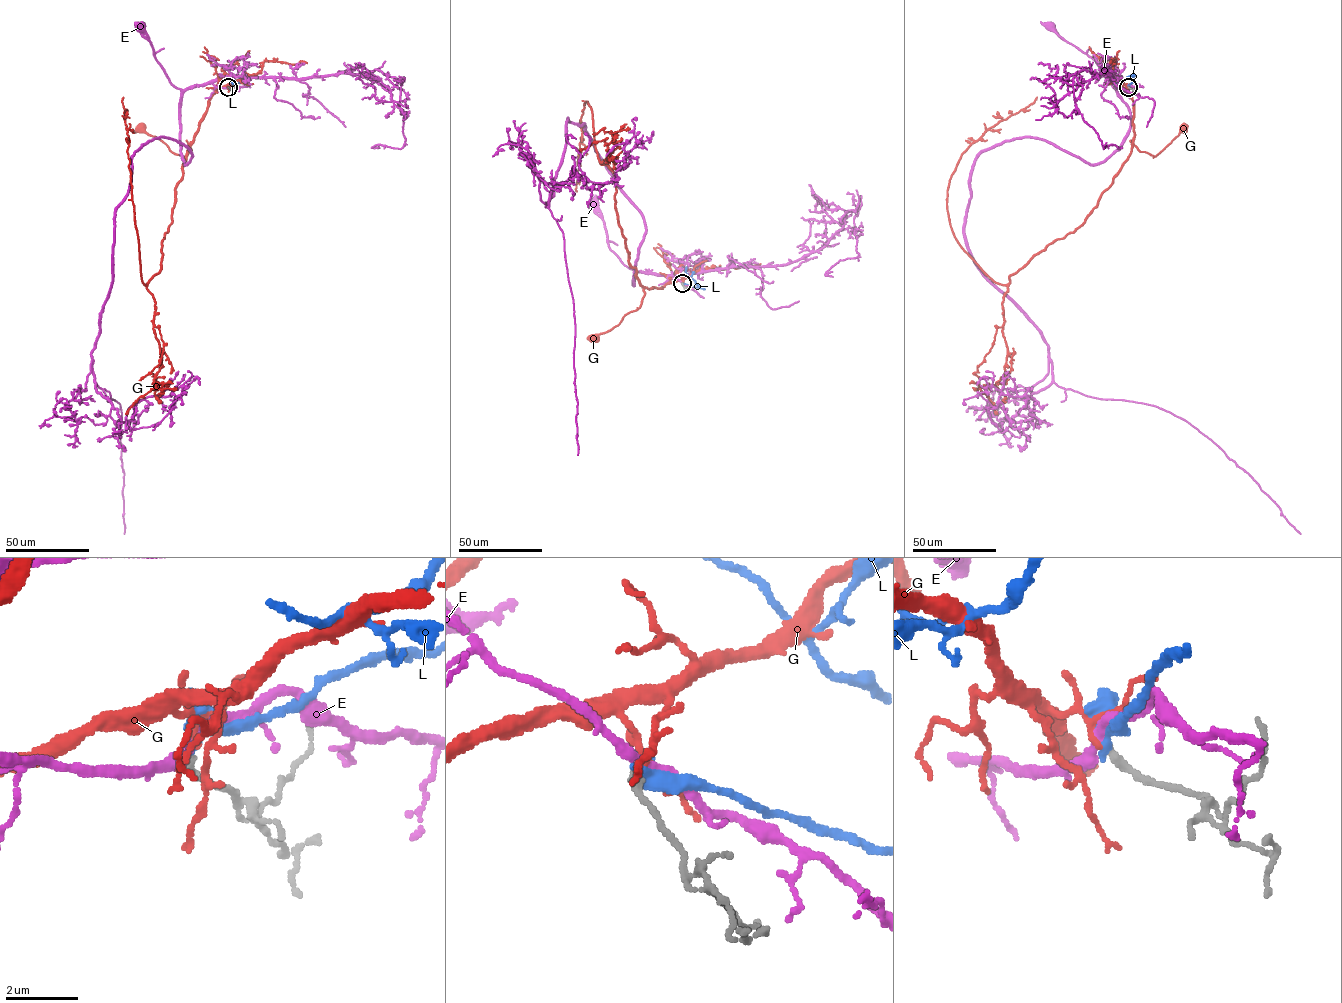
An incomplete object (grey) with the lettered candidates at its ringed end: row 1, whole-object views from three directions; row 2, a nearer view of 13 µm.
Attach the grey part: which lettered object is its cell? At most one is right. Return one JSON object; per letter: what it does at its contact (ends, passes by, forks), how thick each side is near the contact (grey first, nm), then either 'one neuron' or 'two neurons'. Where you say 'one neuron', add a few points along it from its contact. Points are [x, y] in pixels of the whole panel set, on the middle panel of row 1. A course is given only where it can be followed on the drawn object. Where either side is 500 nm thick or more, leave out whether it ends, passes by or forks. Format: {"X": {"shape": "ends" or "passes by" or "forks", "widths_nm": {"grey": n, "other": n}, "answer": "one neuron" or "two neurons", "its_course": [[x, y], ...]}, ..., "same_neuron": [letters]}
{"E": {"shape": "passes by", "widths_nm": {"grey": 280, "other": 280}, "answer": "two neurons"}, "G": {"shape": "passes by", "widths_nm": {"grey": 280, "other": 130}, "answer": "one neuron", "its_course": [[682, 283], [676, 281], [662, 288], [645, 288], [639, 307], [627, 313], [617, 325], [593, 338]]}, "L": {"shape": "passes by", "widths_nm": {"grey": 280, "other": 320}, "answer": "two neurons"}, "same_neuron": ["G"]}

